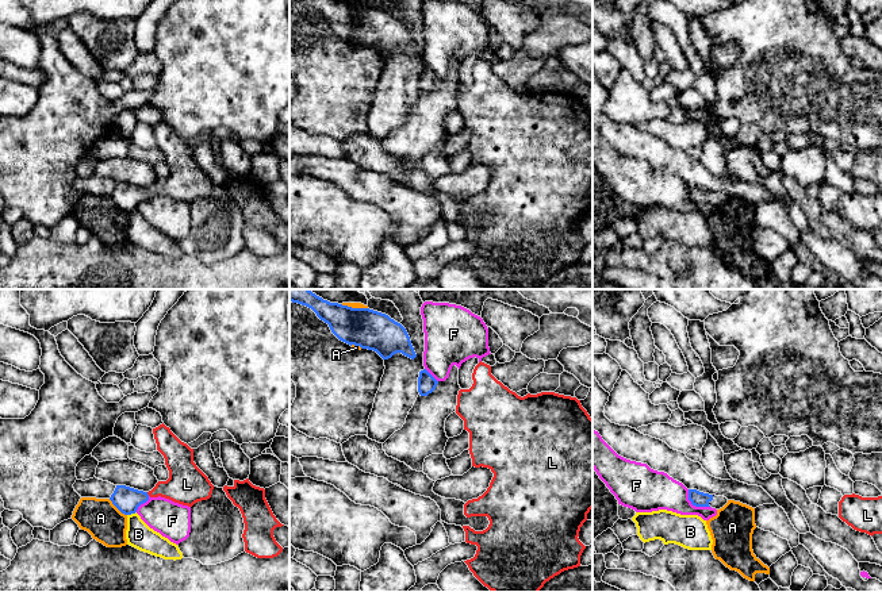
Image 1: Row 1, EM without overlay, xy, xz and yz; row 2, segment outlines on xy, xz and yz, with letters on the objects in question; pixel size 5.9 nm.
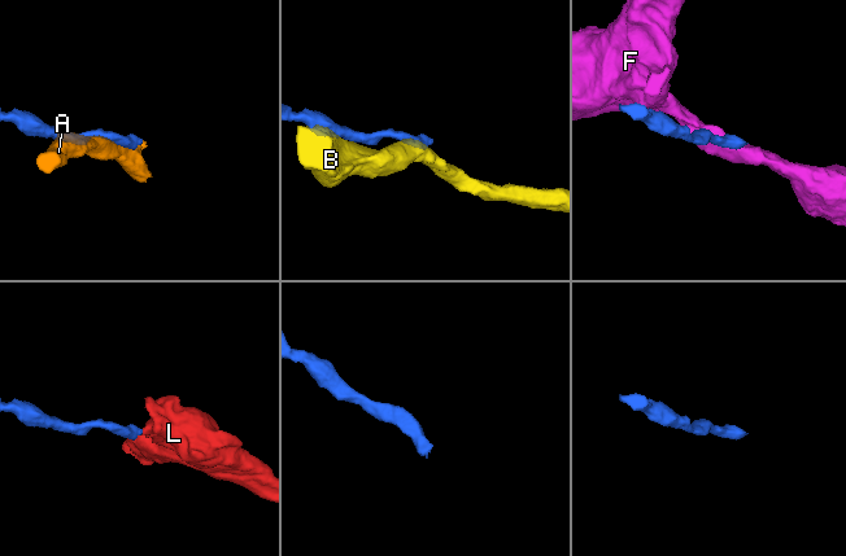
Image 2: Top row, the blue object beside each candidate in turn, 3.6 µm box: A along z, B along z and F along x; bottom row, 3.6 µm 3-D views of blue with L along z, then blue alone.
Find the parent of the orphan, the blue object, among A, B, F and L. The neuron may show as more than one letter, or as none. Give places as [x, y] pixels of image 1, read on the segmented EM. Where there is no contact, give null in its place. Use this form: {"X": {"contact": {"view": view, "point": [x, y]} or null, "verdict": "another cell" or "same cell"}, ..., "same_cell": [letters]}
{"A": {"contact": {"view": "xy", "point": [118, 508]}, "verdict": "another cell"}, "B": {"contact": {"view": "xy", "point": [131, 512]}, "verdict": "another cell"}, "F": {"contact": {"view": "yz", "point": [694, 504]}, "verdict": "another cell"}, "L": {"contact": {"view": "xy", "point": [146, 494]}, "verdict": "same cell"}, "same_cell": ["L"]}

